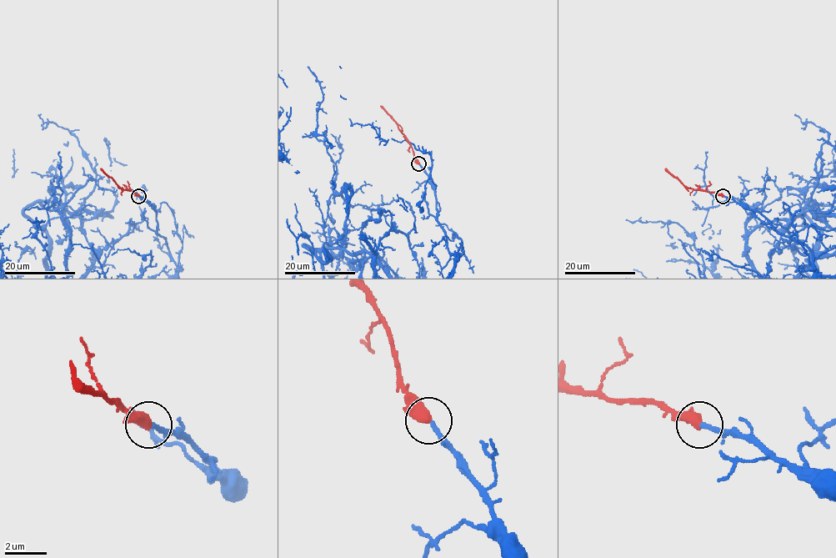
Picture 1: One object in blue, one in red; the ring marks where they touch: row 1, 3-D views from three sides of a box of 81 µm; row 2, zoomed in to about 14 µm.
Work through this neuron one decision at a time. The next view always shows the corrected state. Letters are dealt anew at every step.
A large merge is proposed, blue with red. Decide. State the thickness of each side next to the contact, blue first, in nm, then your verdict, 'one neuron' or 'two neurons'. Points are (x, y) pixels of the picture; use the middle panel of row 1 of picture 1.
220 nm thick on the blue side, 550 nm on the other; one neuron

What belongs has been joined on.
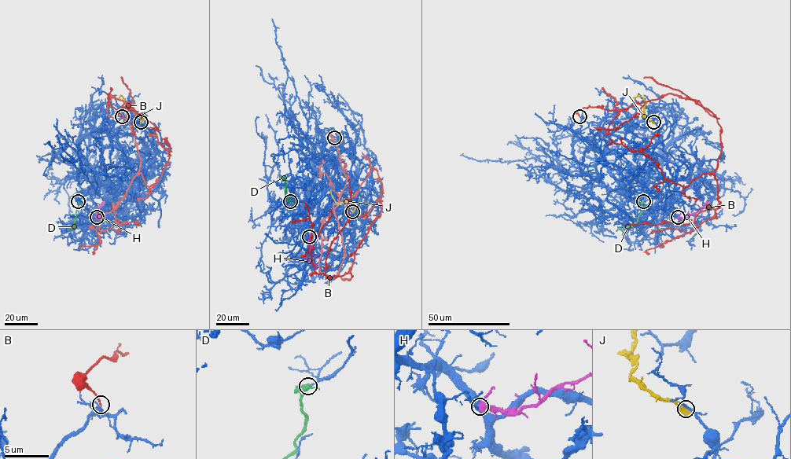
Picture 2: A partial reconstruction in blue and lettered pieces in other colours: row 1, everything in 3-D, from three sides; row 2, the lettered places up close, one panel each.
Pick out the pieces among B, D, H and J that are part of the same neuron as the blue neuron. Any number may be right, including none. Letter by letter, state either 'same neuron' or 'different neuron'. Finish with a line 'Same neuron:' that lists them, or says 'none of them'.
B: different neuron
D: different neuron
H: different neuron
J: different neuron
Same neuron: none of them

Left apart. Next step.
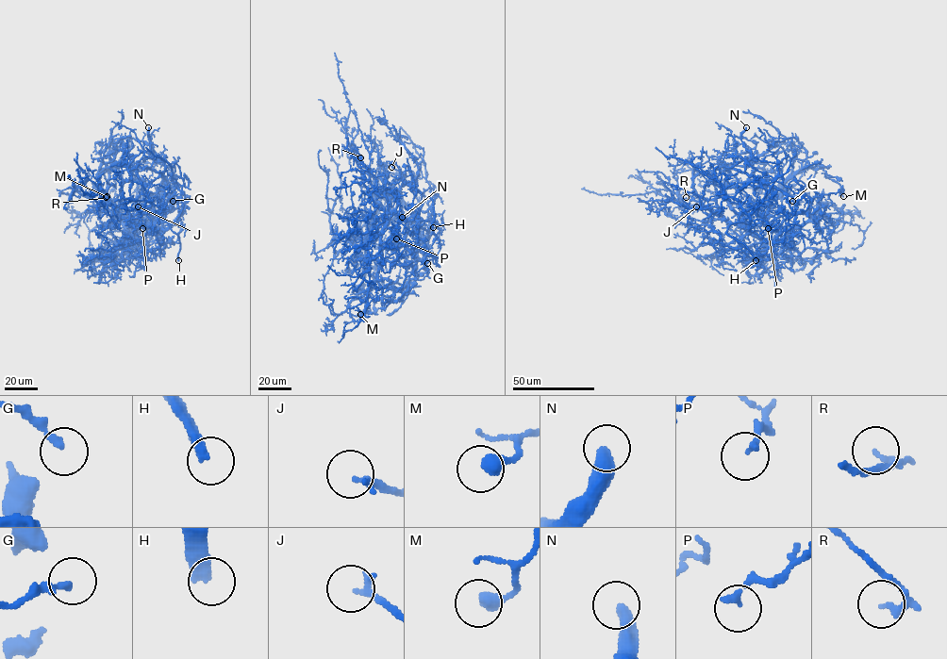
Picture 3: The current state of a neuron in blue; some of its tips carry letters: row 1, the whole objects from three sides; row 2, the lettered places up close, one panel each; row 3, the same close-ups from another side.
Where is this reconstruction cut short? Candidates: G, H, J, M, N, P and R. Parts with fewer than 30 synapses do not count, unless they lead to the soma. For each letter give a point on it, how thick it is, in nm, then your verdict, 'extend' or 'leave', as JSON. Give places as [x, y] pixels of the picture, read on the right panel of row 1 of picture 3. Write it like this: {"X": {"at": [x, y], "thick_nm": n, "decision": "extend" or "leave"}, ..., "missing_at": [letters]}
{"G": {"at": [792, 201], "thick_nm": 200, "decision": "leave"}, "H": {"at": [755, 260], "thick_nm": 420, "decision": "extend"}, "J": {"at": [696, 206], "thick_nm": 240, "decision": "extend"}, "M": {"at": [843, 196], "thick_nm": 400, "decision": "leave"}, "N": {"at": [746, 127], "thick_nm": 440, "decision": "leave"}, "P": {"at": [768, 228], "thick_nm": 200, "decision": "leave"}, "R": {"at": [686, 197], "thick_nm": 140, "decision": "leave"}, "missing_at": ["H", "J"]}

